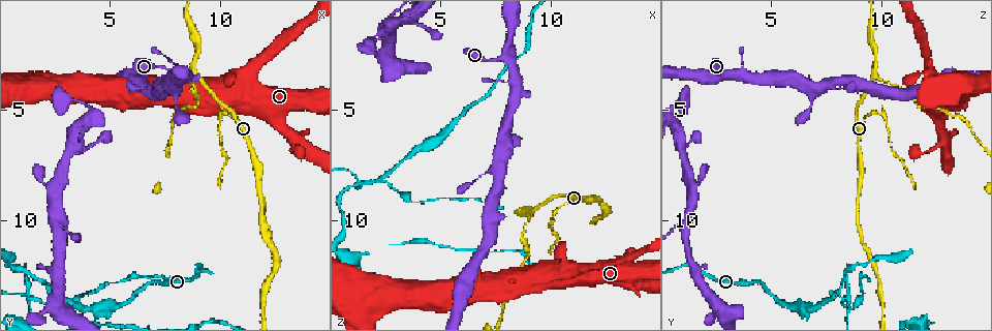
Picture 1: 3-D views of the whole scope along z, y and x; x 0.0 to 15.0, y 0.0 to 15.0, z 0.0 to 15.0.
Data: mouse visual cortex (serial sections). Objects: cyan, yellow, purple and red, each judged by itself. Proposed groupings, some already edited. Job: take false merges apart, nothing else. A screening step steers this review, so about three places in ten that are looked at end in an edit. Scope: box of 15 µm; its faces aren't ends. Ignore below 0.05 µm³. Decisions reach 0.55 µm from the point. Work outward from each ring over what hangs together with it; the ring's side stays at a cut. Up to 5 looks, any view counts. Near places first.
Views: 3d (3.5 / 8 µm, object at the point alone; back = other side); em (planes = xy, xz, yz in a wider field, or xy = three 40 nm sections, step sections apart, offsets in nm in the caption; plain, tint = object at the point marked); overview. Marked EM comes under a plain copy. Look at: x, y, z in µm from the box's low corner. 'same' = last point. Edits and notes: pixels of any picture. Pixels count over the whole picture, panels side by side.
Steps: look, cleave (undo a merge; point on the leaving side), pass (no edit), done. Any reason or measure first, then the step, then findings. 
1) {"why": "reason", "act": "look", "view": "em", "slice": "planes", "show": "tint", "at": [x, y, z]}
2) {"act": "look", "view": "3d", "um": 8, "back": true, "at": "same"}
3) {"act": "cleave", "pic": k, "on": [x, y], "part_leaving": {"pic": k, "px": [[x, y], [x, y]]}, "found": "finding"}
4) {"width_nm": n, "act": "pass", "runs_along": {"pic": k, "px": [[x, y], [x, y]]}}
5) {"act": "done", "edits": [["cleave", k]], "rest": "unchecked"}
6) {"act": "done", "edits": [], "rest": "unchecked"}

{"why": "sharp bend", "act": "look", "view": "3d", "um": 3.5, "back": true, "at": [10.0, 5.2, 10.0]}

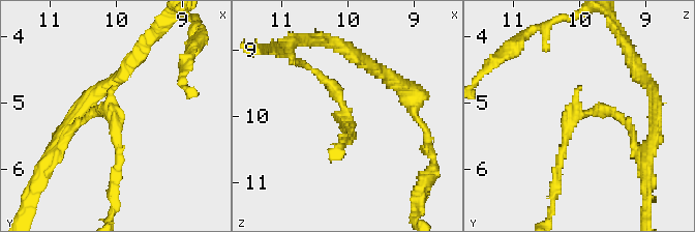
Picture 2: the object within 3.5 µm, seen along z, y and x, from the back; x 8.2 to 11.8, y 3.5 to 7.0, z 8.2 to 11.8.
{"act": "look", "view": "em", "slice": "xy", "step": 1, "show": "tint", "at": [10.05, 5.15, 10.05]}

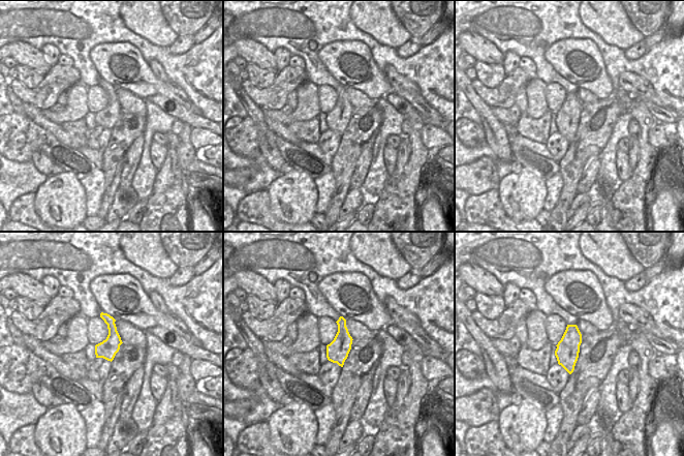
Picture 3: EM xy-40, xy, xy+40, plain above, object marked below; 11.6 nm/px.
{"act": "cleave", "pic": 2, "on": [115, 127], "found": "two cells meet here"}

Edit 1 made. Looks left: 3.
{"why": "two arms in line, one across", "act": "look", "view": "em", "slice": "xy", "step": 2, "show": "tint", "at": [1.4, 12.4, 8.4]}

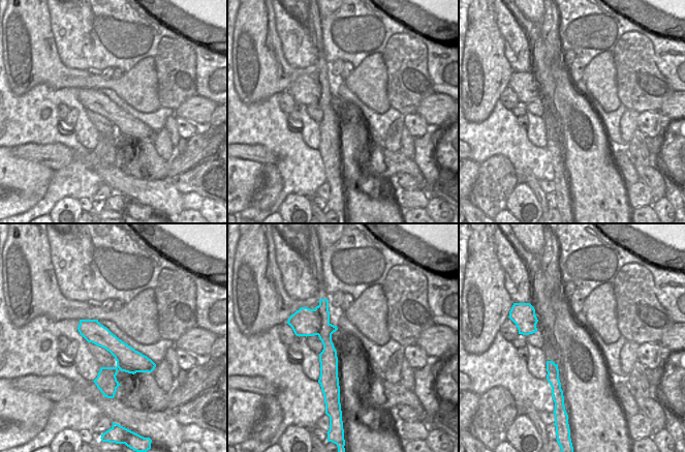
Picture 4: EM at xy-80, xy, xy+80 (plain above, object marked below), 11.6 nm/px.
{"why": "see where the arms go", "act": "look", "view": "3d", "um": 3.5, "at": "same"}

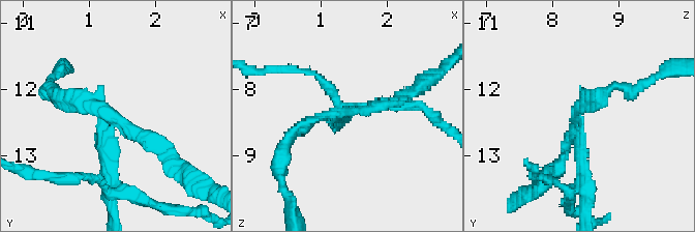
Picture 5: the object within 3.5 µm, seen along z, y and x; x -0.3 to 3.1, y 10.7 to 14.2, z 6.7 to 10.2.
{"act": "cleave", "pic": 5, "on": [582, 161], "border": {"pic": 4, "px": [[314, 309], [322, 323], [318, 334]]}, "found": "two cells meet here"}

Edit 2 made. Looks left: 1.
{"act": "done", "edits": [["cleave", 2], ["cleave", 5]], "rest": "unchecked"}

